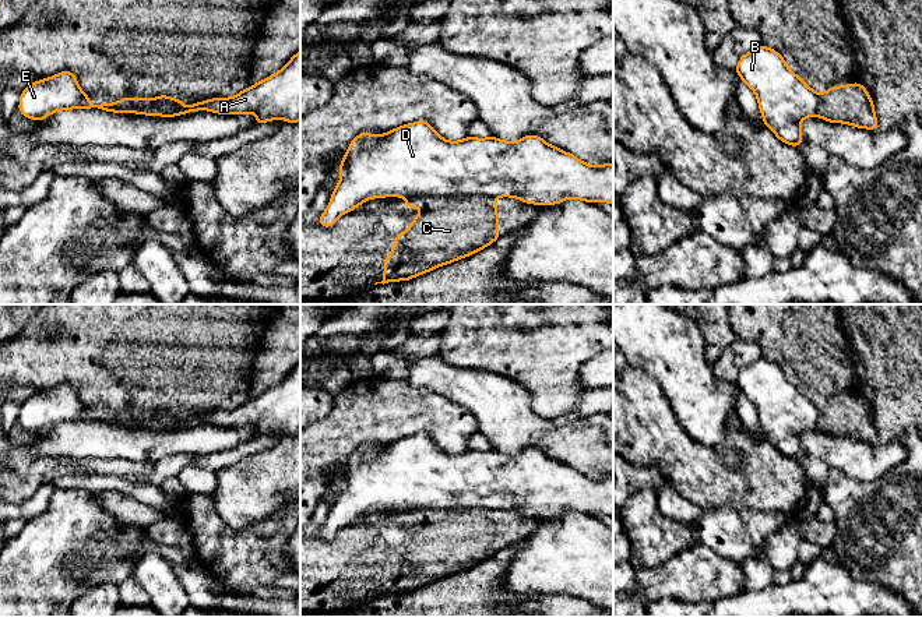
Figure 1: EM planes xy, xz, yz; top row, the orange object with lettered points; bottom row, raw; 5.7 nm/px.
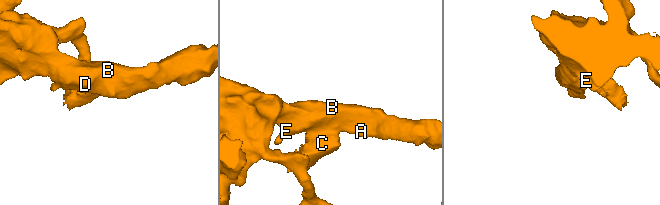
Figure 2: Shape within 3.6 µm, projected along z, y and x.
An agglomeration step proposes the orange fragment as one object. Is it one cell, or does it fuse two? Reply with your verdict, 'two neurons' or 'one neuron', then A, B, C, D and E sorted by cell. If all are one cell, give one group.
two neurons | A B D E / C

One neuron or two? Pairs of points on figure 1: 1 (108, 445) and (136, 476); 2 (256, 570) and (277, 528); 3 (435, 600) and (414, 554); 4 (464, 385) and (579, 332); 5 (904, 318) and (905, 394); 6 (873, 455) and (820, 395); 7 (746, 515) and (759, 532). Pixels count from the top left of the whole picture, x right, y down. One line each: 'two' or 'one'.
1: two
2: one
3: two
4: two
5: one
6: two
7: one

